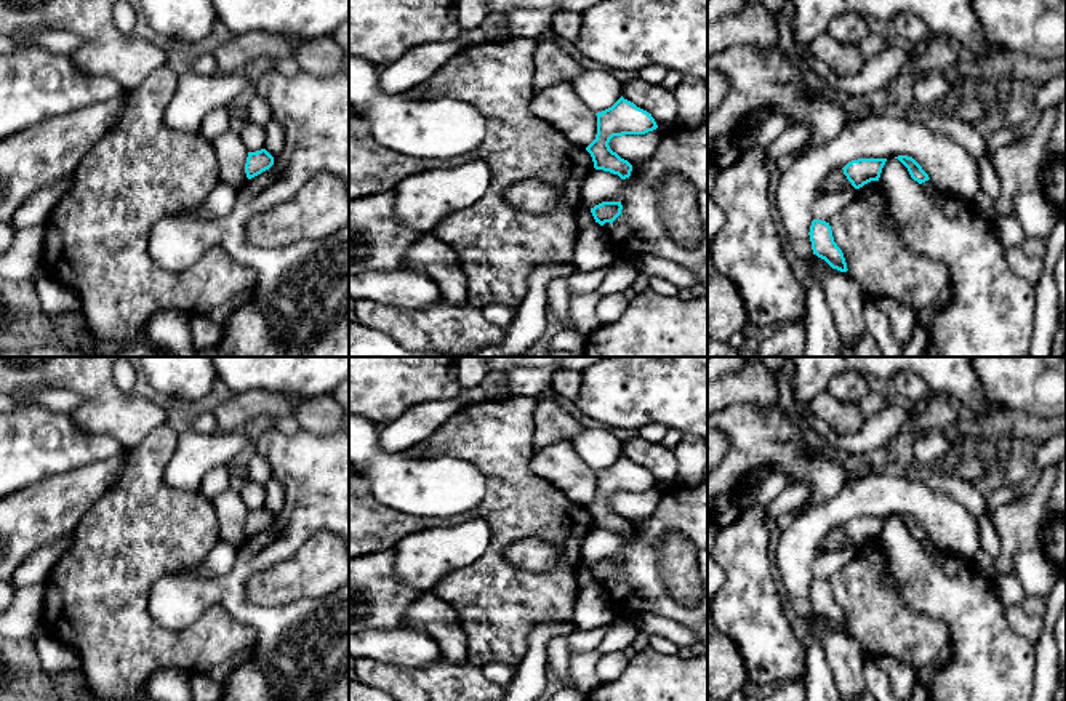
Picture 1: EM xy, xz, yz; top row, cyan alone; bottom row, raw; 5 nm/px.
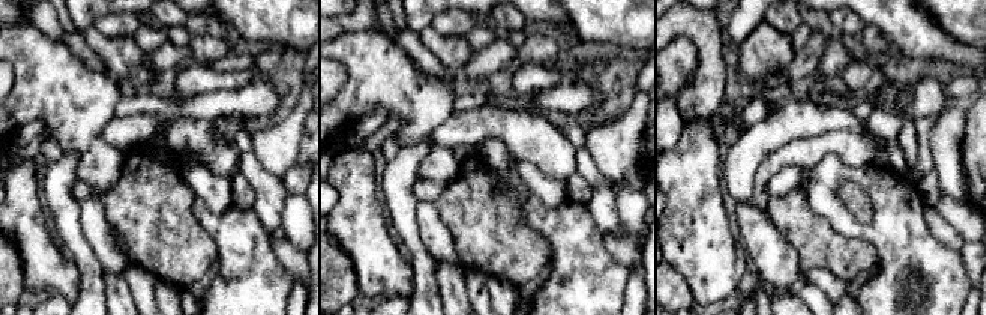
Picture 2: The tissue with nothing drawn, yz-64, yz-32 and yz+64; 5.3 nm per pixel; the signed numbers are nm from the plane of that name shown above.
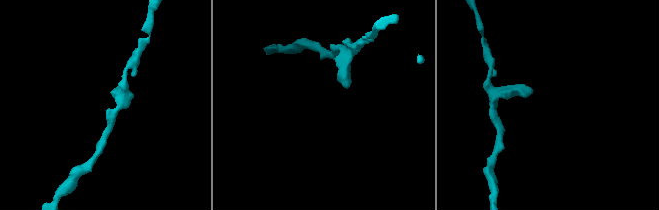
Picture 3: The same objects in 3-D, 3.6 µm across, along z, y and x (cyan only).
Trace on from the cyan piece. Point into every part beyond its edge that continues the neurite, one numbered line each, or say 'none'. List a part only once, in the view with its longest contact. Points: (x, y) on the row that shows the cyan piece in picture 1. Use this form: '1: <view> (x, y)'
none

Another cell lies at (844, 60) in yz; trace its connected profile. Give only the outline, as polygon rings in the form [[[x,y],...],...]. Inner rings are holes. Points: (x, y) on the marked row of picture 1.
[[[828,32],[818,35],[810,43],[810,53],[823,61],[837,77],[852,77],[858,74],[866,62],[866,56],[858,45],[839,43]]]

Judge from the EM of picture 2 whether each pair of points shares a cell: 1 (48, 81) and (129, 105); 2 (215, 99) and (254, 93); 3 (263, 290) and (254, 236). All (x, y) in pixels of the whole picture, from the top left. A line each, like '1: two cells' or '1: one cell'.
1: two cells
2: one cell
3: one cell

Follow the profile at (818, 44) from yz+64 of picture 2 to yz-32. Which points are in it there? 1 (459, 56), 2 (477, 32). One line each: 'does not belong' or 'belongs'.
1: does not belong
2: does not belong

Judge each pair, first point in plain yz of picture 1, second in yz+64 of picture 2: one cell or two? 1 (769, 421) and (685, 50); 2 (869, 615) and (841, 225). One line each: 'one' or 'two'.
1: one
2: two

